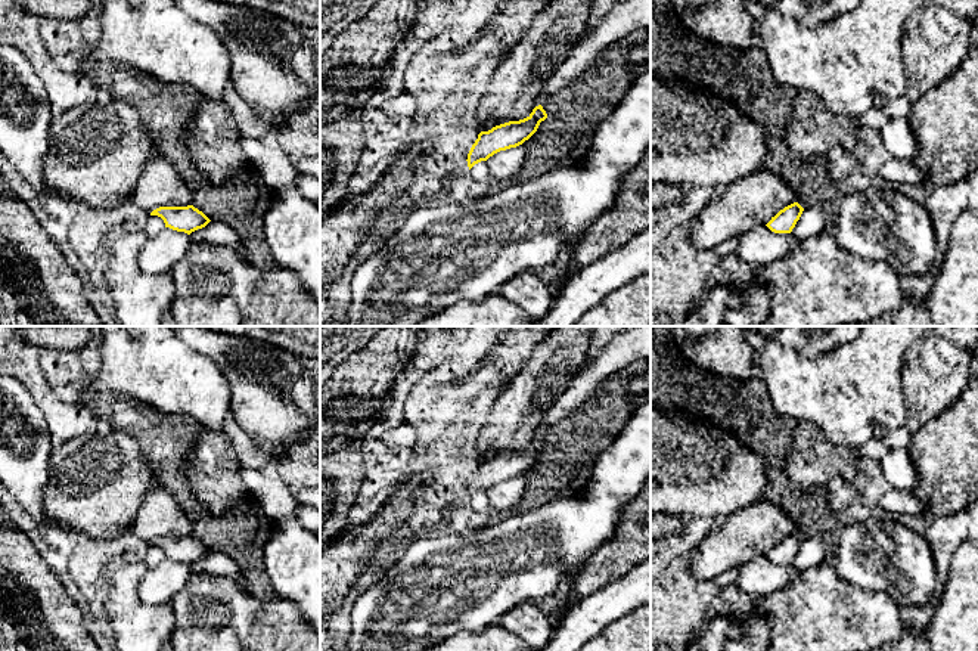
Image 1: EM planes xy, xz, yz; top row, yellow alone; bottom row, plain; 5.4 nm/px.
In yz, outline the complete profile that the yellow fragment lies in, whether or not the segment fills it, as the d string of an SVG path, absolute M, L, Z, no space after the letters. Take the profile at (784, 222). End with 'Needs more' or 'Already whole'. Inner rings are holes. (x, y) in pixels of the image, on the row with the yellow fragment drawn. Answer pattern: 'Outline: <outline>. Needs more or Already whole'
Outline: M794 202L771 217L766 226L774 233L791 233L802 211L804 208L798 202Z. Already whole

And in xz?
Outline: M541 105L535 106L533 112L519 121L509 121L493 127L488 131L481 131L468 154L469 170L500 151L516 148L528 140L538 128L540 123L547 118Z. Already whole

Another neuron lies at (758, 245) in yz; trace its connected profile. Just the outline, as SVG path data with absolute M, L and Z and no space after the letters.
M757 224L739 238L735 254L749 266L777 261L801 242L792 233L774 233L766 224Z

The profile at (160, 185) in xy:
M161 155L150 158L137 177L131 201L146 213L159 207L193 205L193 192Z

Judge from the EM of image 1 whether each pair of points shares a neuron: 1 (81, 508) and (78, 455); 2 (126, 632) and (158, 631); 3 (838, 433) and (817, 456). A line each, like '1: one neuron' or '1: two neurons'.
1: one neuron
2: one neuron
3: two neurons

